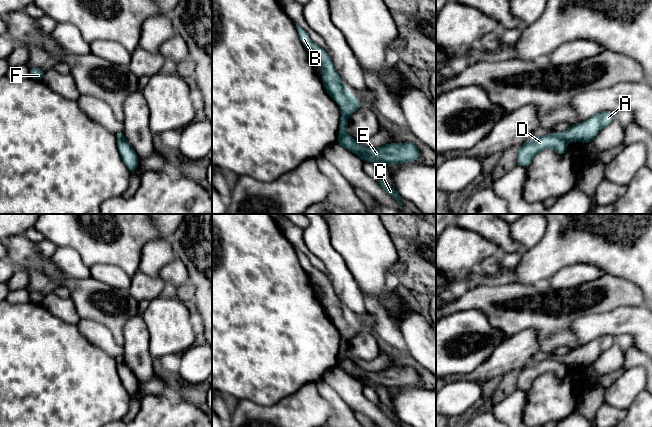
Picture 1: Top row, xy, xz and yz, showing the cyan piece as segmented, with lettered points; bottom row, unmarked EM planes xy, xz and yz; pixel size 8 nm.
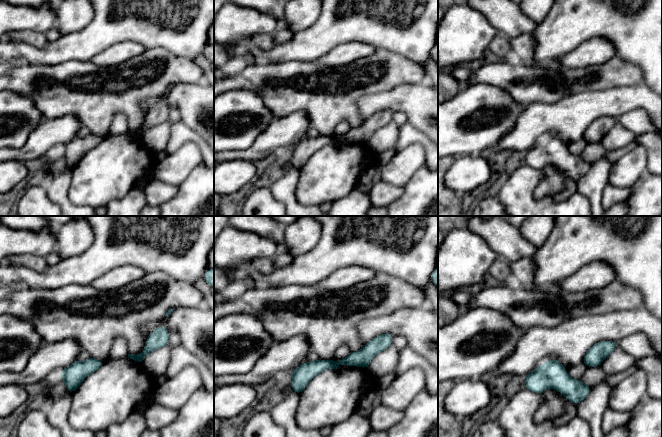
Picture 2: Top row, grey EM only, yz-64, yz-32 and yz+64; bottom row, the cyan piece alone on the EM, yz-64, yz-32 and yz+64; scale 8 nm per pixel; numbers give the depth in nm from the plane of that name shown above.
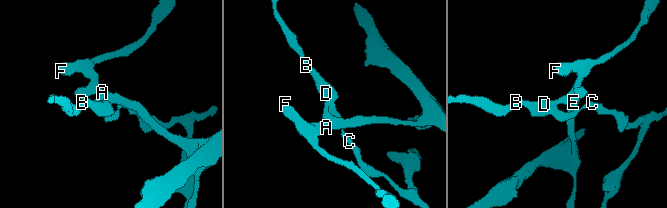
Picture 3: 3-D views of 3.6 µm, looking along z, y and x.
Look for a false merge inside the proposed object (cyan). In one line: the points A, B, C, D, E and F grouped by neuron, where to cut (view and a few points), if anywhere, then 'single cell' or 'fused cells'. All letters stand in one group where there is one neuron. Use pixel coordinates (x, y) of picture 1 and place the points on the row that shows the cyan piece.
A E F / B C D | yz (556, 133), (567, 142) | fused cells

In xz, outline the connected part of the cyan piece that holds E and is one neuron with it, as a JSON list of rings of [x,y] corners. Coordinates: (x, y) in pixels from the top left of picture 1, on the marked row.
[[[341,115],[337,143],[361,157],[364,162],[380,161],[390,166],[415,161],[421,154],[418,147],[412,142],[390,143],[383,147],[368,148],[346,132],[347,125],[348,118]]]

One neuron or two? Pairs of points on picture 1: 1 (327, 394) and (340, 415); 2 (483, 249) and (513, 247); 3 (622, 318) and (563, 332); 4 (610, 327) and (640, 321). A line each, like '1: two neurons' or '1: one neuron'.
1: one neuron
2: two neurons
3: two neurons
4: one neuron

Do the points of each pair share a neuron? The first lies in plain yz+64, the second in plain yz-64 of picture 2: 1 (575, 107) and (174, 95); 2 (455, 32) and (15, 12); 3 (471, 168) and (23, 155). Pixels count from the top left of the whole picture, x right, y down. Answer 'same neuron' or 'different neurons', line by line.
1: same neuron
2: same neuron
3: different neurons

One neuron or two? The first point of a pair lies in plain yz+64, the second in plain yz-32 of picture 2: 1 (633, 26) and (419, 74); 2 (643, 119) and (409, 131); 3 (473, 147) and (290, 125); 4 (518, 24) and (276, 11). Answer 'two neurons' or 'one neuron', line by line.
1: two neurons
2: two neurons
3: two neurons
4: one neuron

